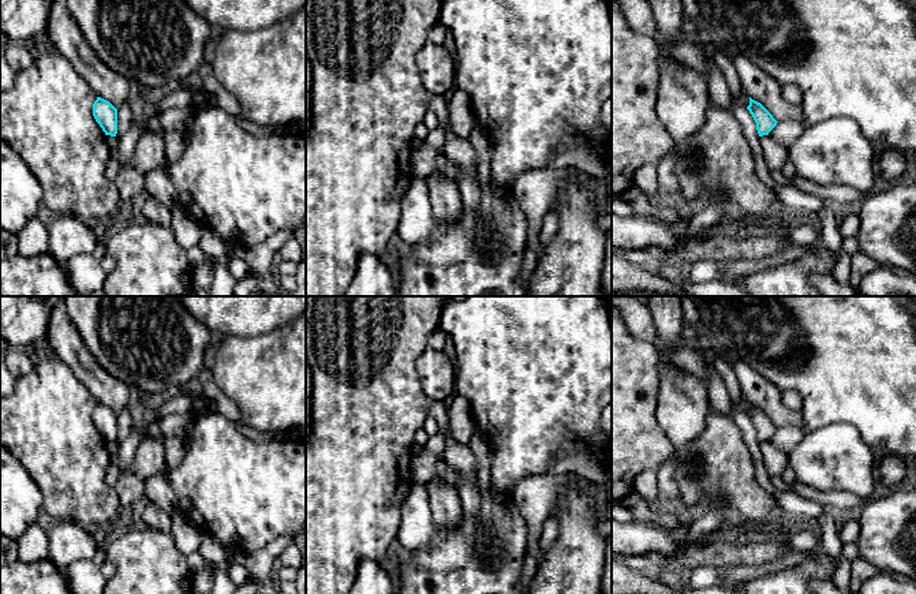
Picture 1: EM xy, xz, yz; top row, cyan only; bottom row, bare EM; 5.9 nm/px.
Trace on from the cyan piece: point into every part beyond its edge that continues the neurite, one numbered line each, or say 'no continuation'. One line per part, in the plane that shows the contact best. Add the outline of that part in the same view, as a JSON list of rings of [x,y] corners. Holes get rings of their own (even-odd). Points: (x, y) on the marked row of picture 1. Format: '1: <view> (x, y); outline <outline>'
no continuation

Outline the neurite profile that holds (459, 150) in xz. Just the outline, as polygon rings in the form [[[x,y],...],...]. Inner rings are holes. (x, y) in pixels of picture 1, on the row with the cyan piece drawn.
[[[431,96],[429,112],[438,119],[438,126],[446,130],[446,139],[441,153],[453,161],[461,171],[459,190],[466,208],[476,210],[481,201],[478,186],[478,156],[475,154],[470,139],[456,137],[449,127],[448,96]]]

